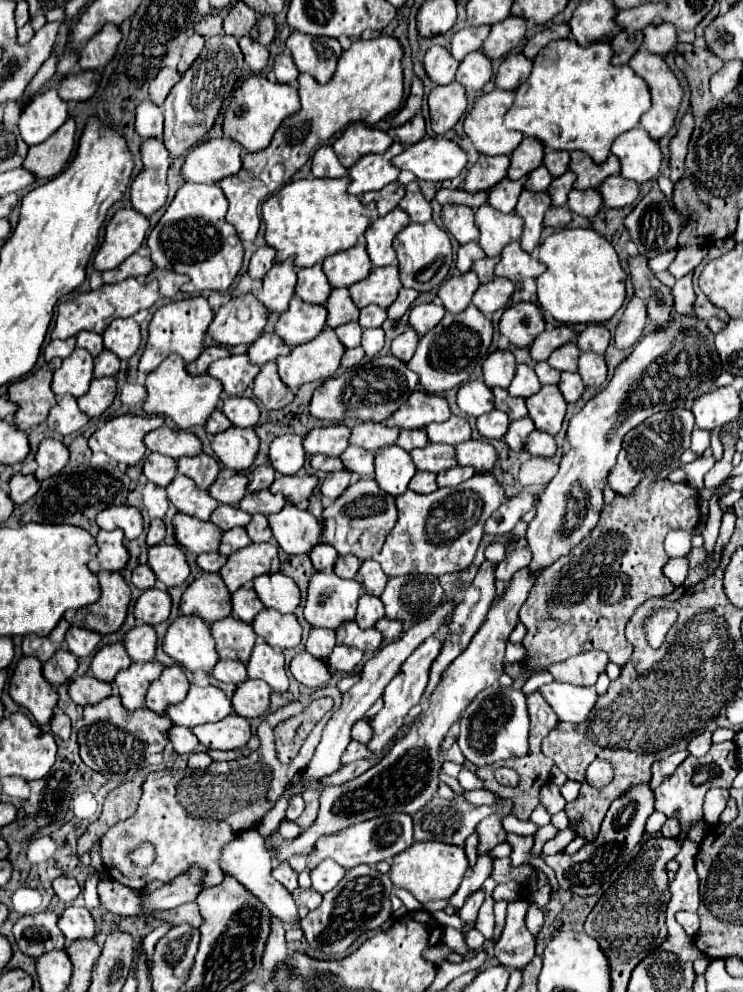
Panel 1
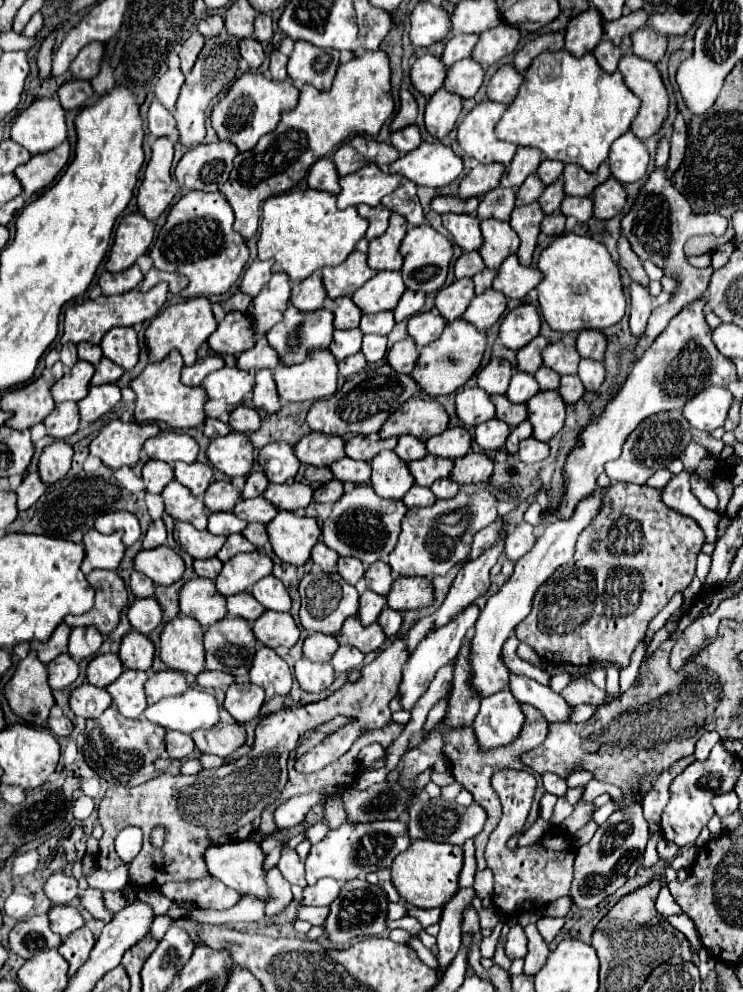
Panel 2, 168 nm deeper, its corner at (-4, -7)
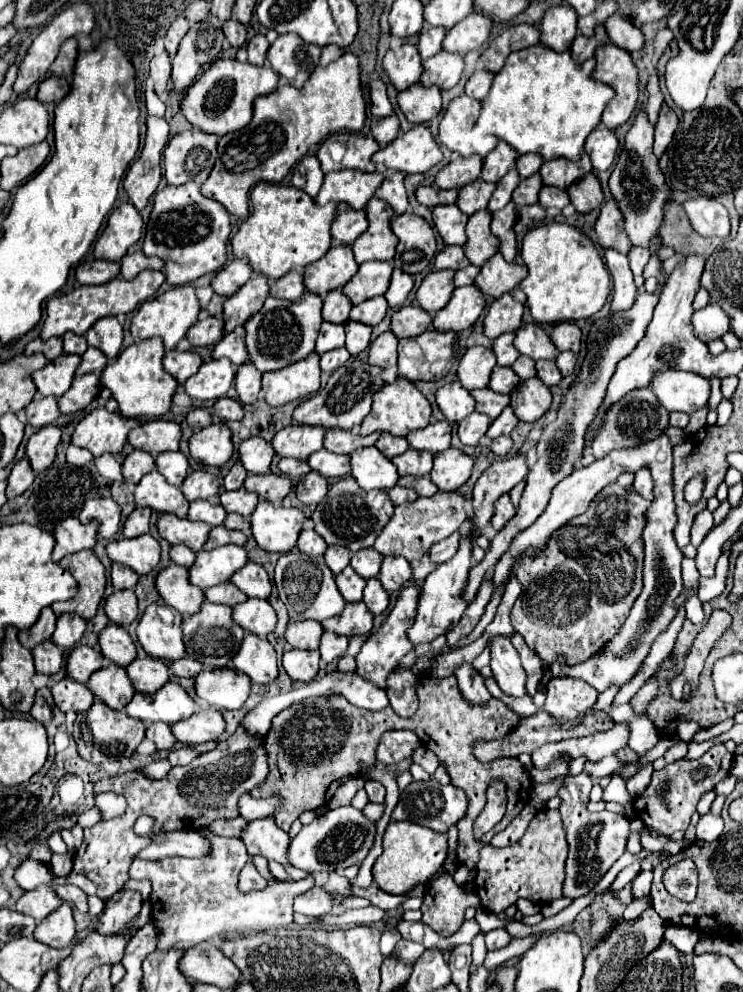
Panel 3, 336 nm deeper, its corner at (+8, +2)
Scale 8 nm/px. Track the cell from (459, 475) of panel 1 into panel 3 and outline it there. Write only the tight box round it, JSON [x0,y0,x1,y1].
[398,475,438,497]

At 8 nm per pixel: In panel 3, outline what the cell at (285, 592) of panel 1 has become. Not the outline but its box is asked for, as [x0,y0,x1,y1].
[230,563,272,599]

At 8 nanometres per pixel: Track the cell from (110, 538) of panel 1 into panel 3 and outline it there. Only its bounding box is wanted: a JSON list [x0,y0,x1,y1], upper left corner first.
[52,517,98,563]

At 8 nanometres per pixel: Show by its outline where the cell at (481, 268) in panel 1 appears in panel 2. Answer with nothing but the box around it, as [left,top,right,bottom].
[472,270,496,294]

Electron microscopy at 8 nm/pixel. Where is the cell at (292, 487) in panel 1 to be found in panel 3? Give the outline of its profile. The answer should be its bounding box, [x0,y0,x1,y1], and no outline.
[244,475,292,503]

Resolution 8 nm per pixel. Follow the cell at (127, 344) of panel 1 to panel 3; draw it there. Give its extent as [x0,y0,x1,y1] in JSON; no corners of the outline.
[86,317,122,361]

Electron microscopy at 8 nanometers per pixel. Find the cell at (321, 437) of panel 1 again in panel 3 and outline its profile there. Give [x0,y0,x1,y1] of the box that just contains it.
[272,425,324,459]

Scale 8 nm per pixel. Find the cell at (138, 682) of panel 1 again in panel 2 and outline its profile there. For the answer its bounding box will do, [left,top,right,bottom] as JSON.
[106,670,148,718]

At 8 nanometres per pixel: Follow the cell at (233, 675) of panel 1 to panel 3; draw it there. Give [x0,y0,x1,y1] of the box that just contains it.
[172,657,202,677]

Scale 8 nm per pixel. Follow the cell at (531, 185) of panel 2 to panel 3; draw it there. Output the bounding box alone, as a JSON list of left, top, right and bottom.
[488,167,520,213]

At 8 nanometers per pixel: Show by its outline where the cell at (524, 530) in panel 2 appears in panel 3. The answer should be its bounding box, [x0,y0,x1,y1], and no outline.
[492,497,516,531]

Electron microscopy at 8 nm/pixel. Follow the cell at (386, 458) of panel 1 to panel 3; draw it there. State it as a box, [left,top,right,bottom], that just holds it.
[352,447,398,491]

